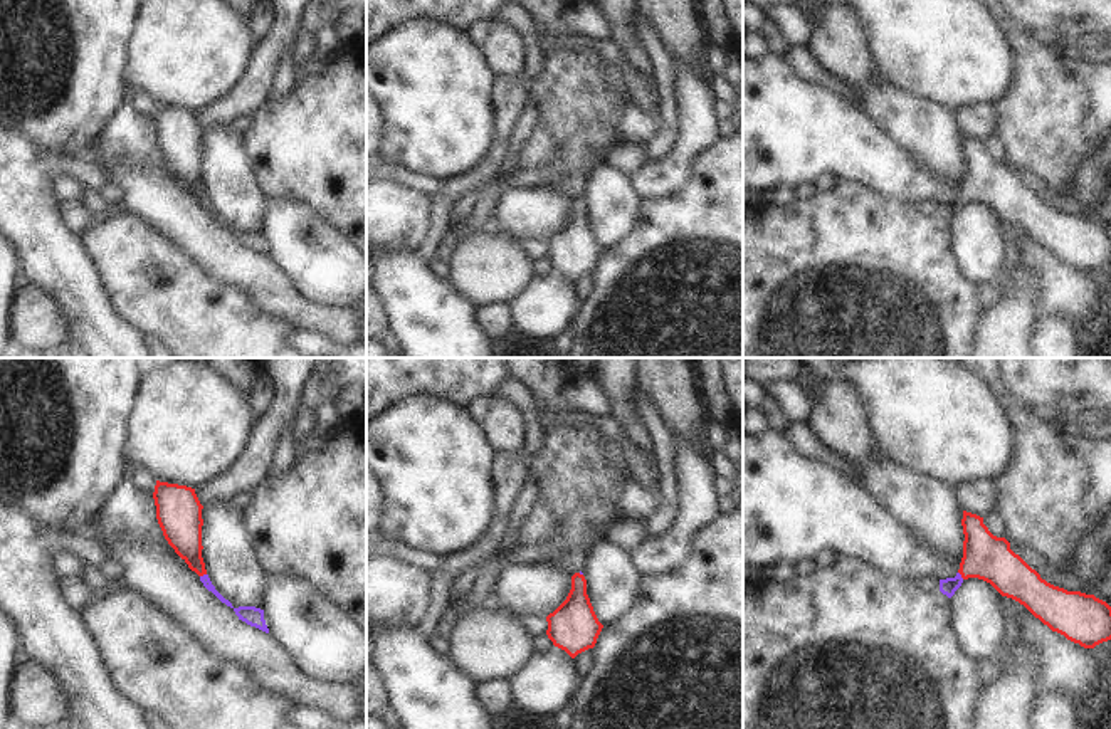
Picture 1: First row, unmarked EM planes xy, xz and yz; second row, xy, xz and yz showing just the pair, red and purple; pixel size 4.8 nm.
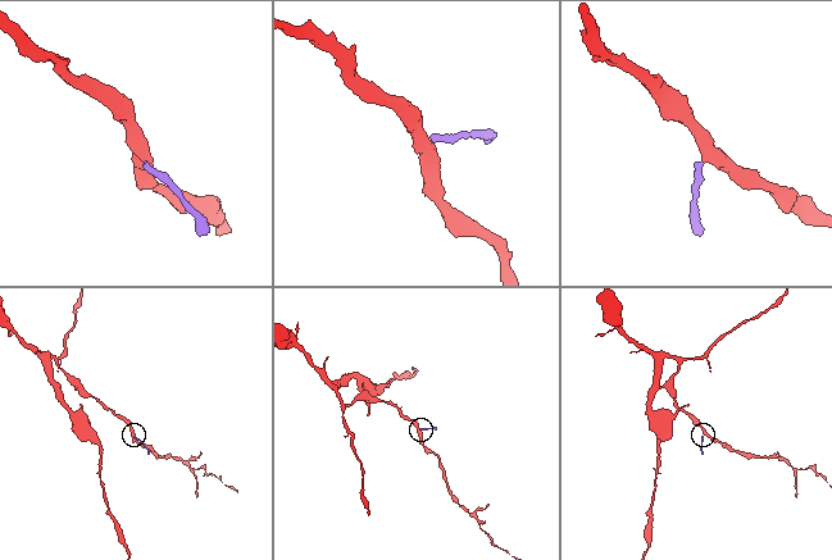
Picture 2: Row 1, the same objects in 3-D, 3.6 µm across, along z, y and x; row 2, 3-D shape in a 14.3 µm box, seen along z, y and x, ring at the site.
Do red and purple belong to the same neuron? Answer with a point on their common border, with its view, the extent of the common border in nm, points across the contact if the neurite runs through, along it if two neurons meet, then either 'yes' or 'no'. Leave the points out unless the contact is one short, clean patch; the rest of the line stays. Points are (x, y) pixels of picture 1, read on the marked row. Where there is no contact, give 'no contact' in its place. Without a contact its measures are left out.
contact yz (960, 573); length 50 nm; way yz (985, 556), (960, 573), (950, 585); yes

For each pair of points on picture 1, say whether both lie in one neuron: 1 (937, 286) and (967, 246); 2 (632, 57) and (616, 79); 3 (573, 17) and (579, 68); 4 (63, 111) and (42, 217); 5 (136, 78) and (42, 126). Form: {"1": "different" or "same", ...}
{"1": "different", "2": "different", "3": "different", "4": "different", "5": "different"}

